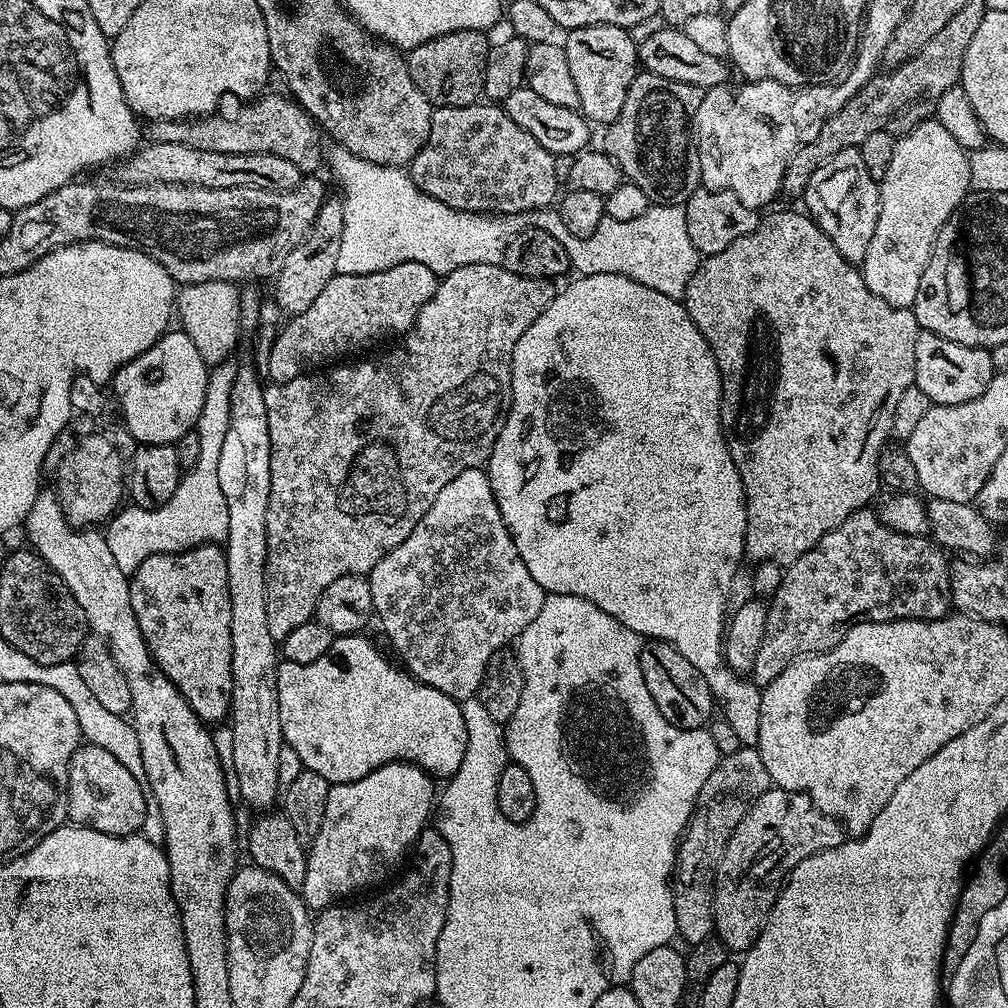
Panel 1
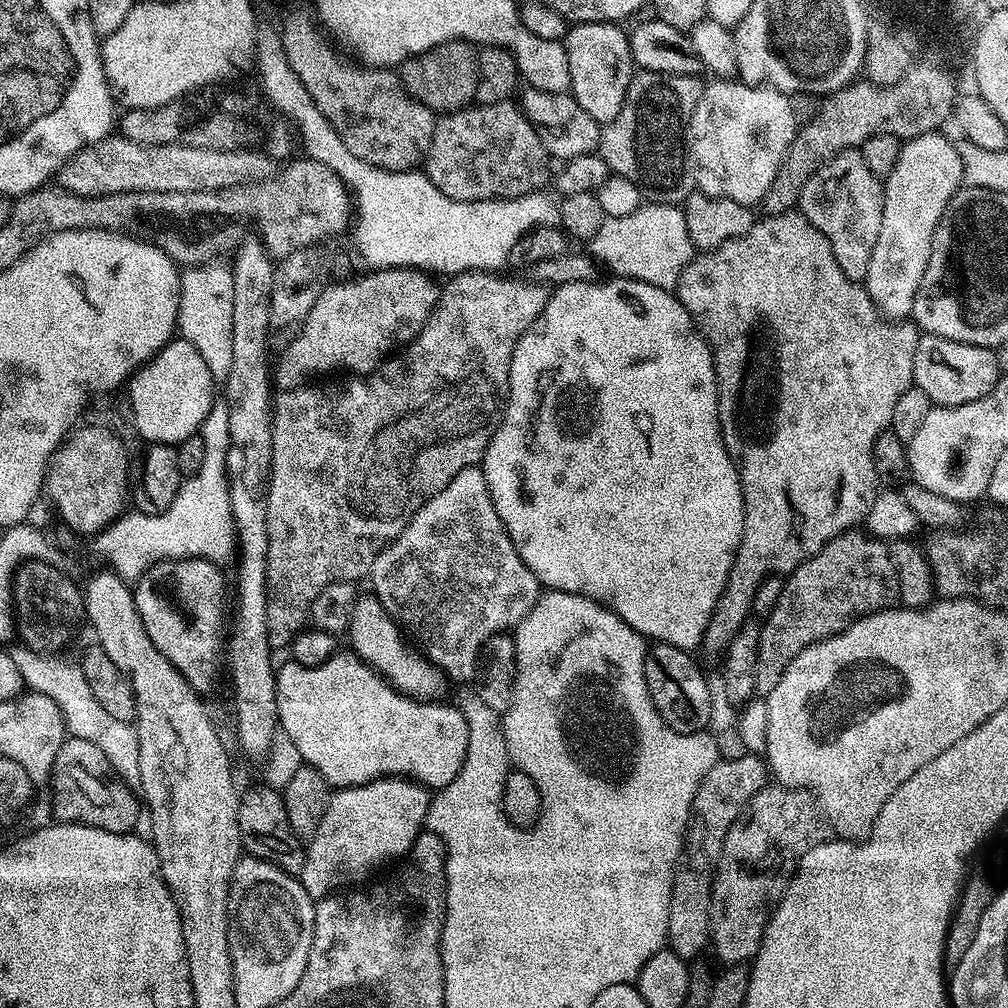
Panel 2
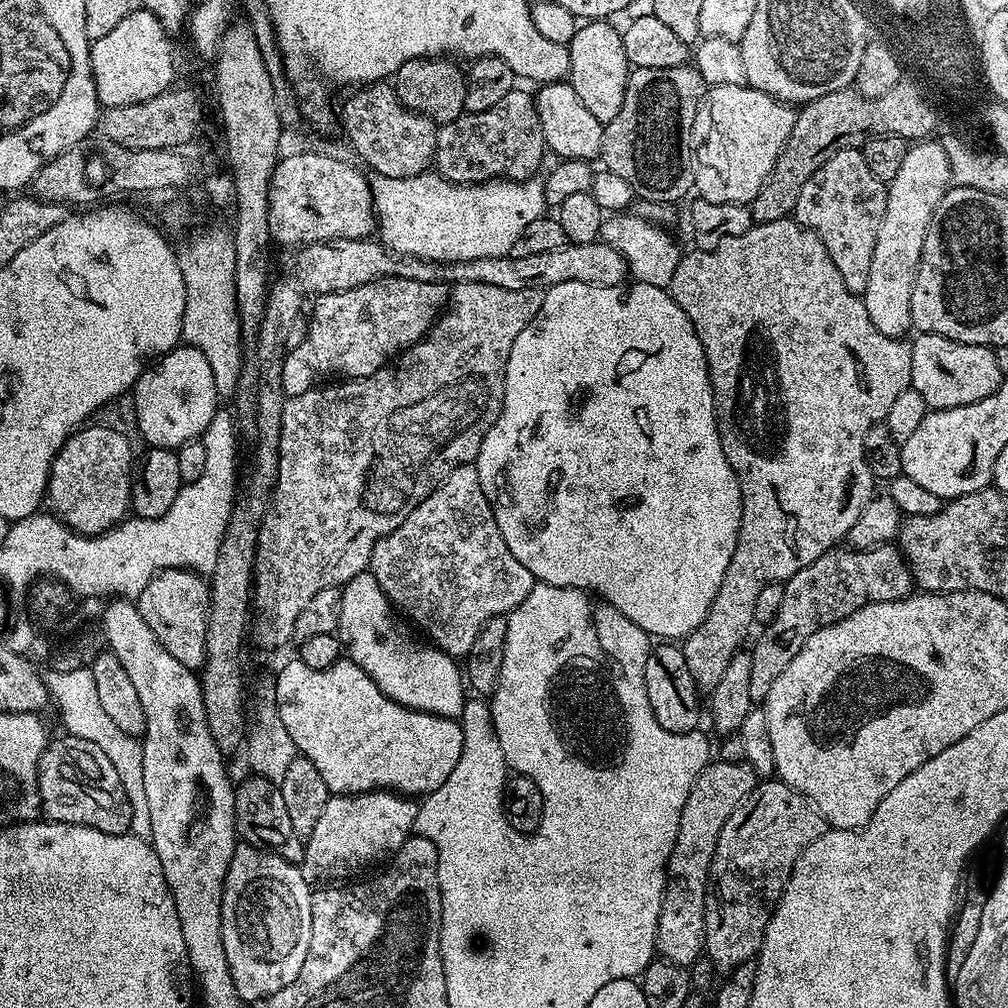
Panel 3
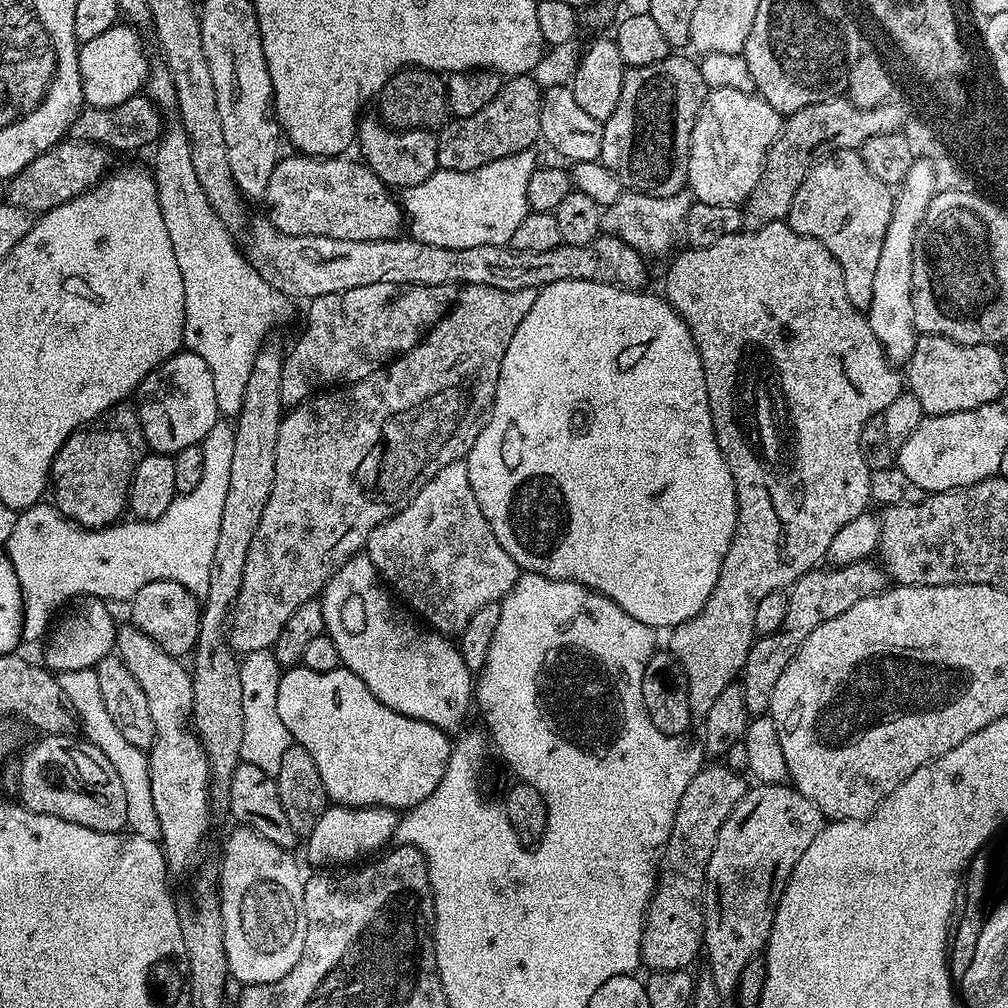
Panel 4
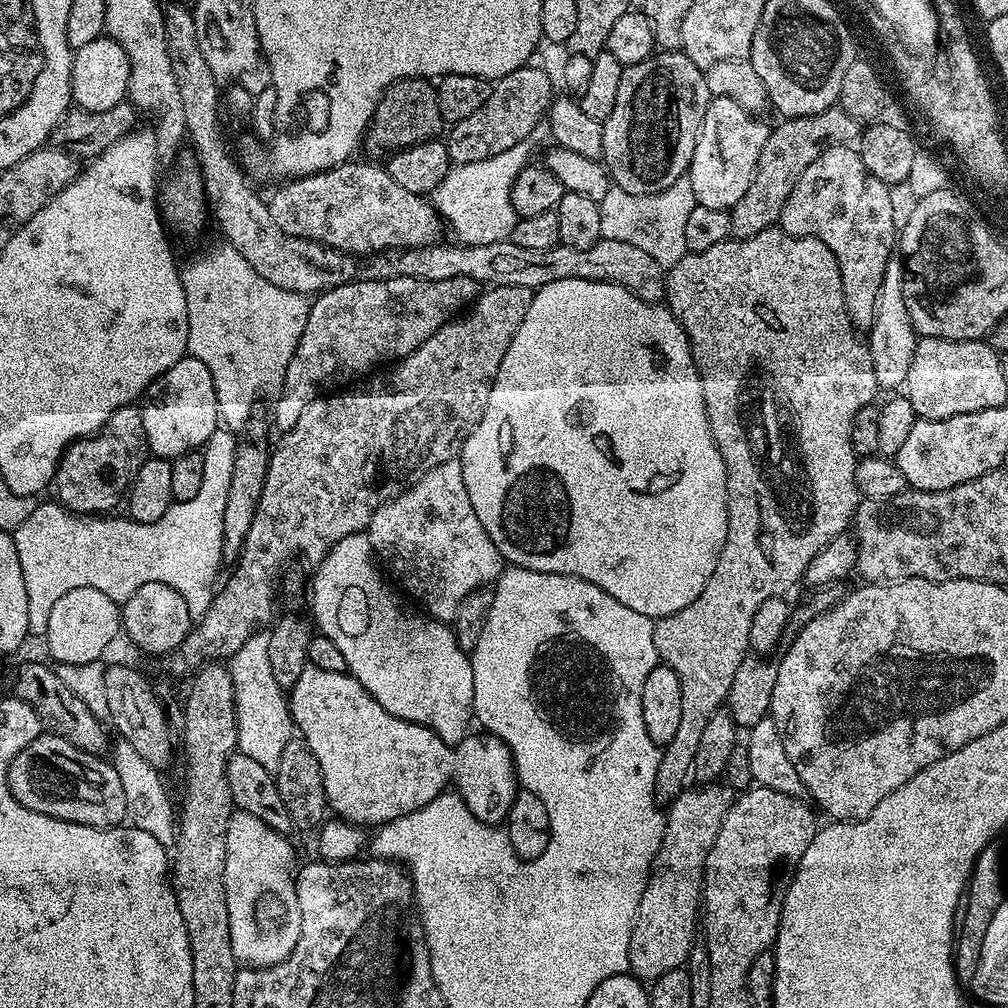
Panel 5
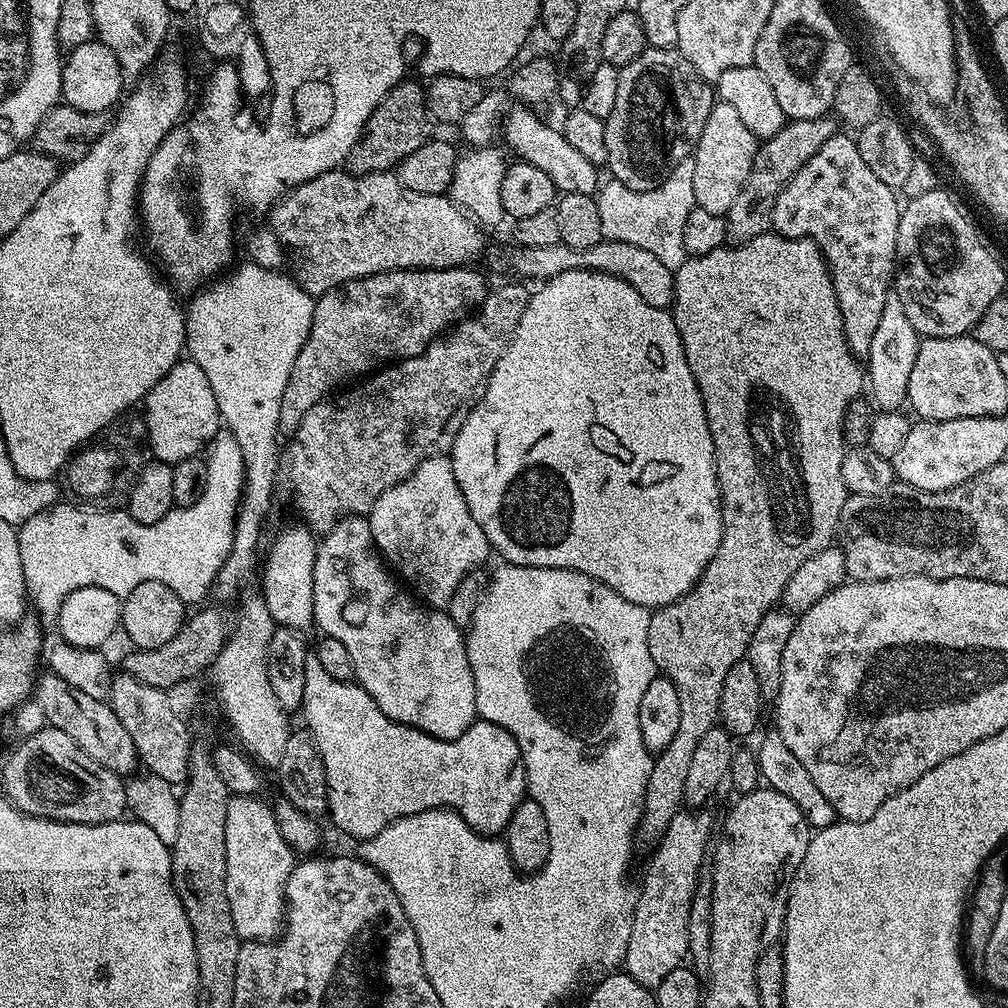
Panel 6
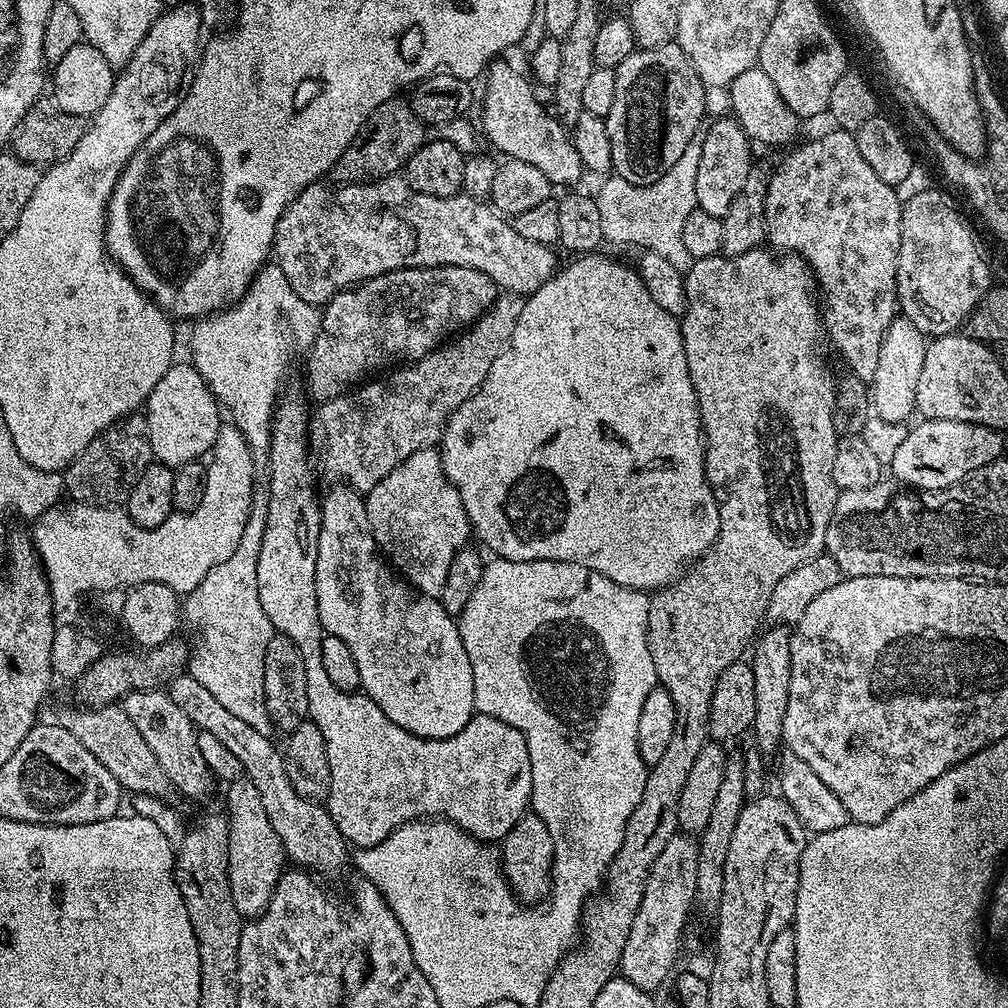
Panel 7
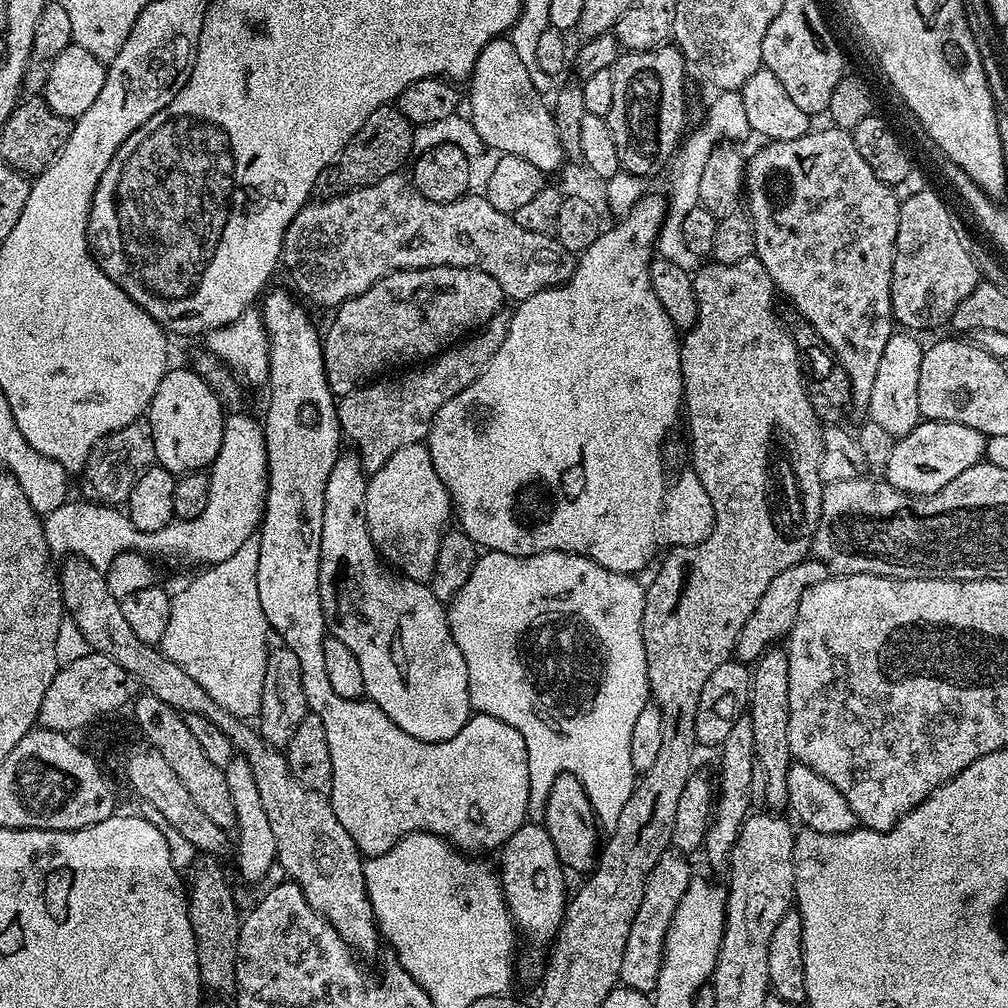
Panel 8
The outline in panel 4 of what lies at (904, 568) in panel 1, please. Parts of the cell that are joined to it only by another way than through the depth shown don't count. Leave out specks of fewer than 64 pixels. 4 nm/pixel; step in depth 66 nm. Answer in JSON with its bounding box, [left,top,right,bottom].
[738,559,886,714]

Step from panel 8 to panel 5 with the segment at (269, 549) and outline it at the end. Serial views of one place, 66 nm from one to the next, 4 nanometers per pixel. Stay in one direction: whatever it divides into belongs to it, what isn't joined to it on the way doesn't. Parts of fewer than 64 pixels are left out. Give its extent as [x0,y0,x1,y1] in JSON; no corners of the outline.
[287,667,518,826]

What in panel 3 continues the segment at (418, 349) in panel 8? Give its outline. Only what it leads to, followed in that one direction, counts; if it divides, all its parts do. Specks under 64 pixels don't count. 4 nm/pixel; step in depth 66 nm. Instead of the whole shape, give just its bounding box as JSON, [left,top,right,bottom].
[282,276,450,397]

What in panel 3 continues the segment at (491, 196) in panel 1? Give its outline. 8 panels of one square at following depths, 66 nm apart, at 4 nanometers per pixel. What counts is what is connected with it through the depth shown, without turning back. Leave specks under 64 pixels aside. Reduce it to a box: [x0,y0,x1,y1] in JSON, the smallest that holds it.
[435,90,546,184]

